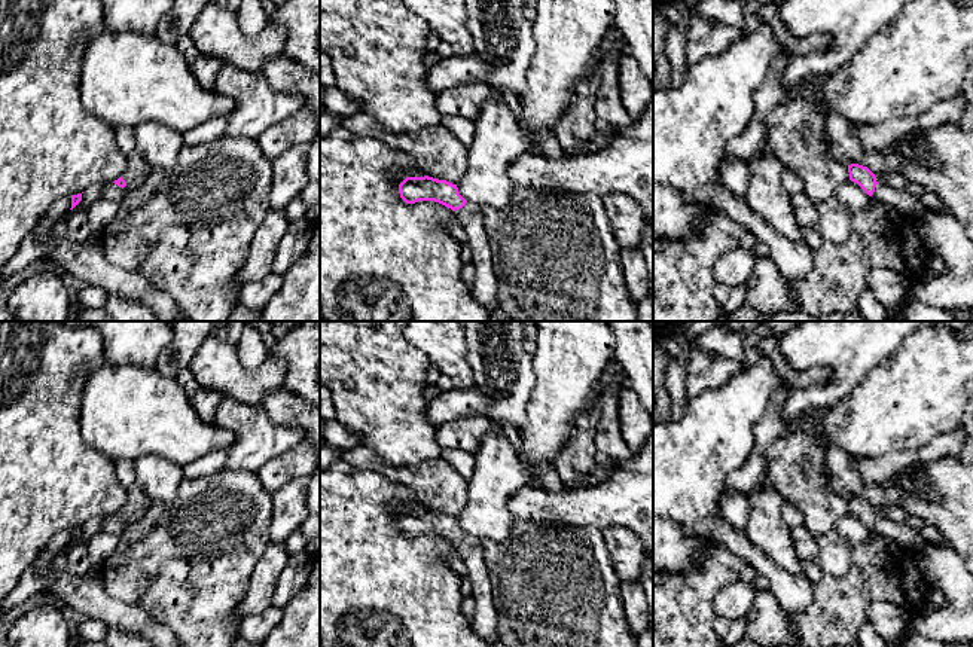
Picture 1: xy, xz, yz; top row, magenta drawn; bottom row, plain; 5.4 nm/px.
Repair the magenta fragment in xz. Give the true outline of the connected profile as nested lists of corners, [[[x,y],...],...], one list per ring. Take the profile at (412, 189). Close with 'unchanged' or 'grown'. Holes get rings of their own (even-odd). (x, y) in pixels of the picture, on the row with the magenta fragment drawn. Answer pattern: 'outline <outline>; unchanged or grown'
outline [[[428,176],[406,177],[399,184],[399,193],[406,204],[434,201],[452,210],[454,220],[464,229],[472,251],[475,281],[469,286],[470,294],[486,308],[498,308],[498,280],[481,207],[466,201],[457,184]]]; grown

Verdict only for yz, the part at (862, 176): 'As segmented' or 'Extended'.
Extended

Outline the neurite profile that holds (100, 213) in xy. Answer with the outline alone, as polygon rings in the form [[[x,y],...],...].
[[[101,198],[86,211],[92,238],[100,238],[106,226],[116,216],[119,202]]]

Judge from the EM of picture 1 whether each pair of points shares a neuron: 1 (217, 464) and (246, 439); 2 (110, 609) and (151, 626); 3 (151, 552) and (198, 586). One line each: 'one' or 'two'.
1: two
2: one
3: one

